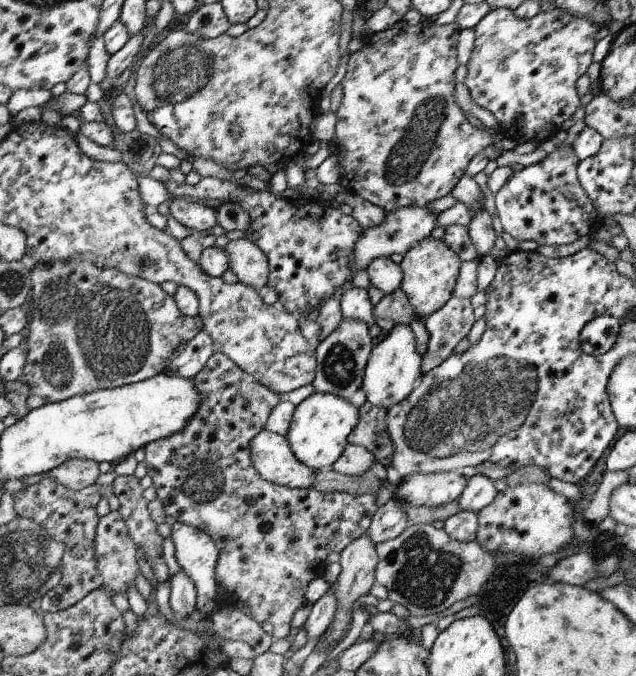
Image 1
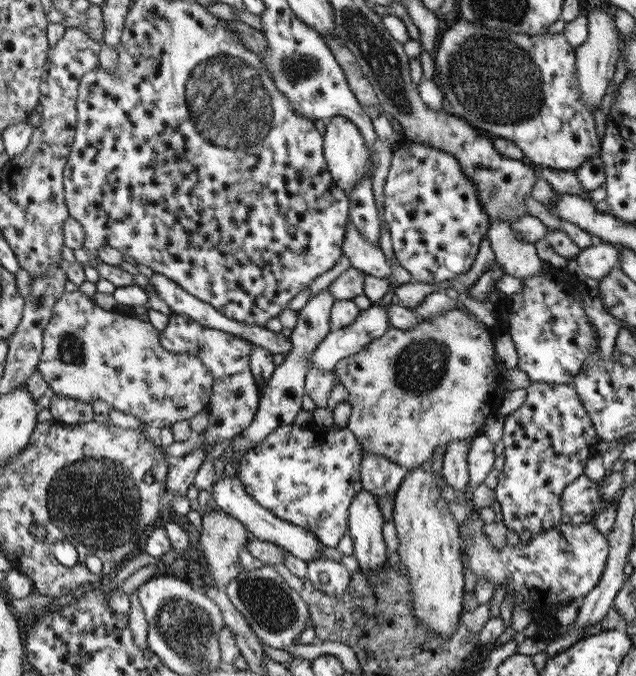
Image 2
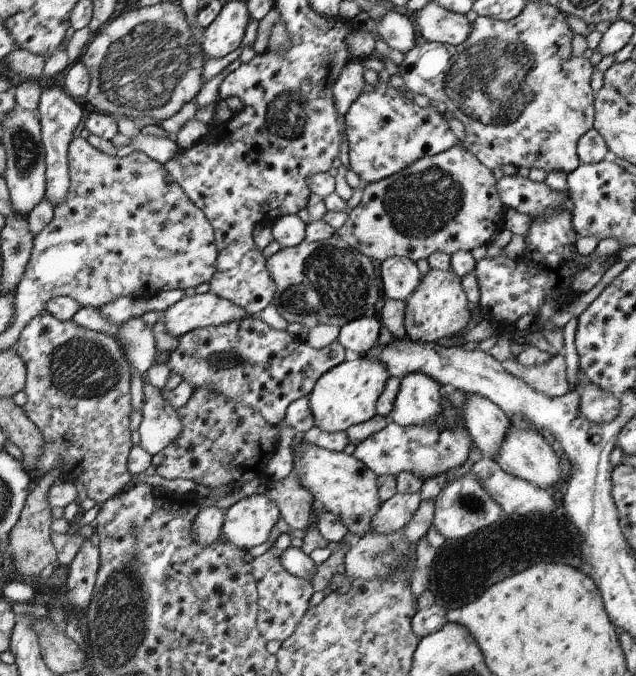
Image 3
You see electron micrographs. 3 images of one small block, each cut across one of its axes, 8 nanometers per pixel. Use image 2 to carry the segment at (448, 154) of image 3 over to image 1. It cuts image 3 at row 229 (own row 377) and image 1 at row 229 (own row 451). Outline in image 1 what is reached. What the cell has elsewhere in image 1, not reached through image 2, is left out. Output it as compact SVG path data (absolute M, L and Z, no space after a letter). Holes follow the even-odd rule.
M428 205L424 208L408 206L408 208L387 212L382 224L363 230L362 236L354 244L354 270L352 272L366 269L376 258L388 258L392 254L406 254L410 247L432 234L432 230L437 227L437 218L438 214L434 214Z

